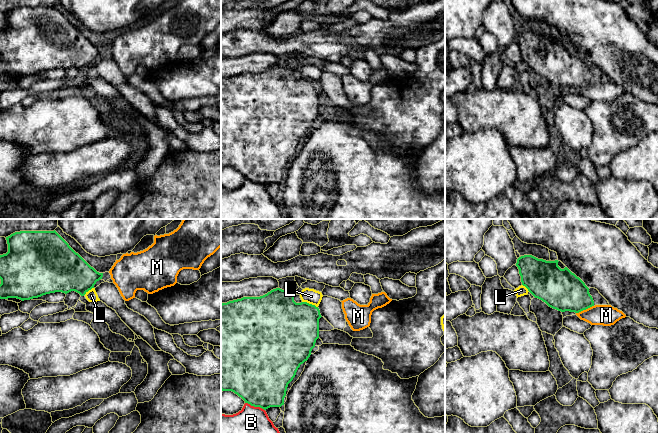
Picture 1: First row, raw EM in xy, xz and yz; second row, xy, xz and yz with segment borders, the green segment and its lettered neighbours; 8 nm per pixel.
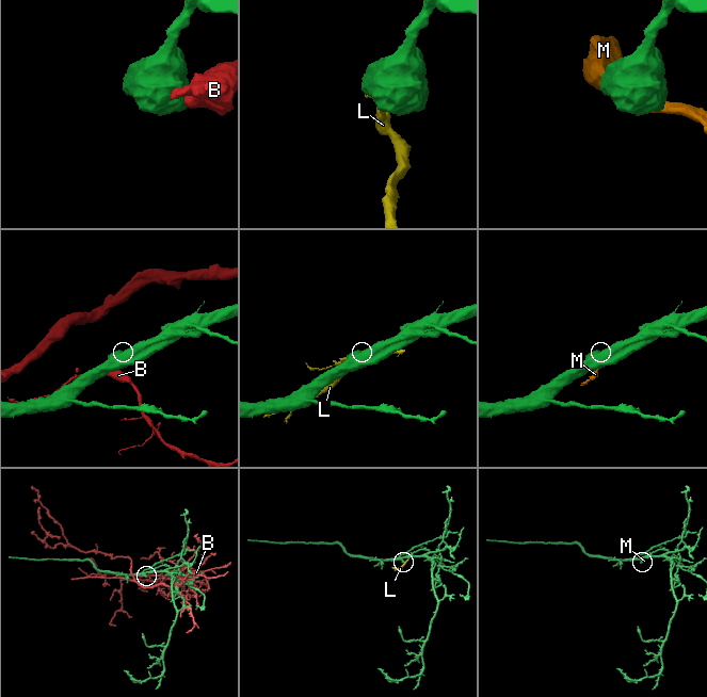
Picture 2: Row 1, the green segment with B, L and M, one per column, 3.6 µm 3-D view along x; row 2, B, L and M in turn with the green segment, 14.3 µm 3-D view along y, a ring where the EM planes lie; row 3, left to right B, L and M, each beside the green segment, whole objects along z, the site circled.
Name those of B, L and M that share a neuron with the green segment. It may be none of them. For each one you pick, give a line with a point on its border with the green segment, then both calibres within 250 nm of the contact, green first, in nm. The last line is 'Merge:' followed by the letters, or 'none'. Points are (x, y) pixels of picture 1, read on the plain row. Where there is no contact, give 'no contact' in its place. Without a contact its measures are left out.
Merge: none

